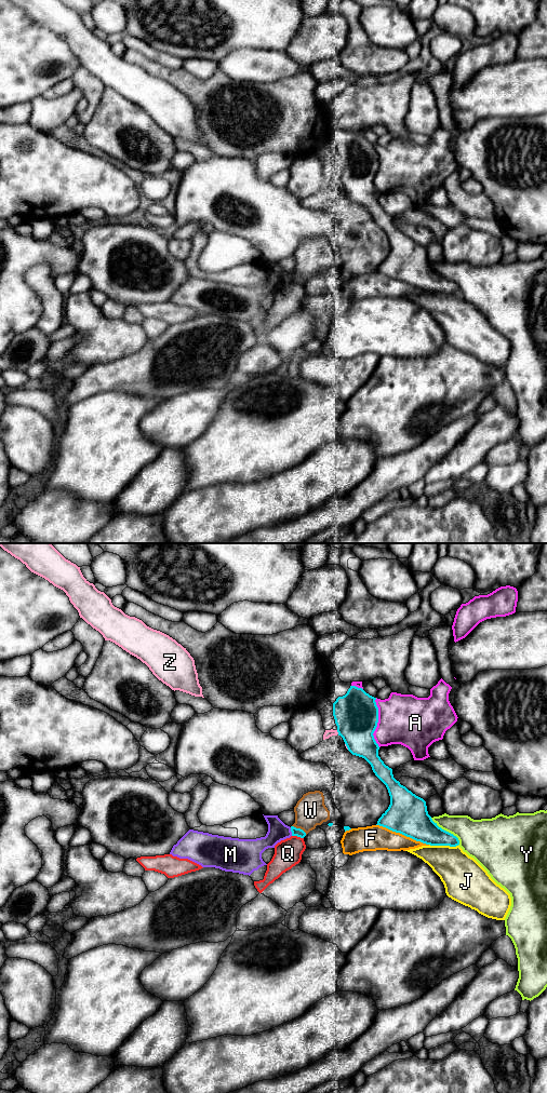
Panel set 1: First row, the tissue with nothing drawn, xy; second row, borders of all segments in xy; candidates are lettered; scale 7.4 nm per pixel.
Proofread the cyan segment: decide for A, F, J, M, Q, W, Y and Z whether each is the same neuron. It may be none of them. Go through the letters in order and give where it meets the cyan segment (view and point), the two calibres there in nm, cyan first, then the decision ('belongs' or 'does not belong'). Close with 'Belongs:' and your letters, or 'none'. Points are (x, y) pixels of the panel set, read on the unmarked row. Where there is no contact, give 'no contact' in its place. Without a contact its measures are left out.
A: xy (377, 169) | 320/380 nm | does not belong
F: xy (402, 281) | 300/190 nm | does not belong
J: xy (443, 292) | 220/300 nm | does not belong
M: xy (291, 278) | 60/150 nm | does not belong
Q: xy (297, 283) | 60/200 nm | does not belong
W: xy (299, 275) | 60/220 nm | does not belong
Y: xy (445, 278) | 240/280 nm | does not belong
Z: xy (337, 178) | 320/60 nm | does not belong
Belongs: none

